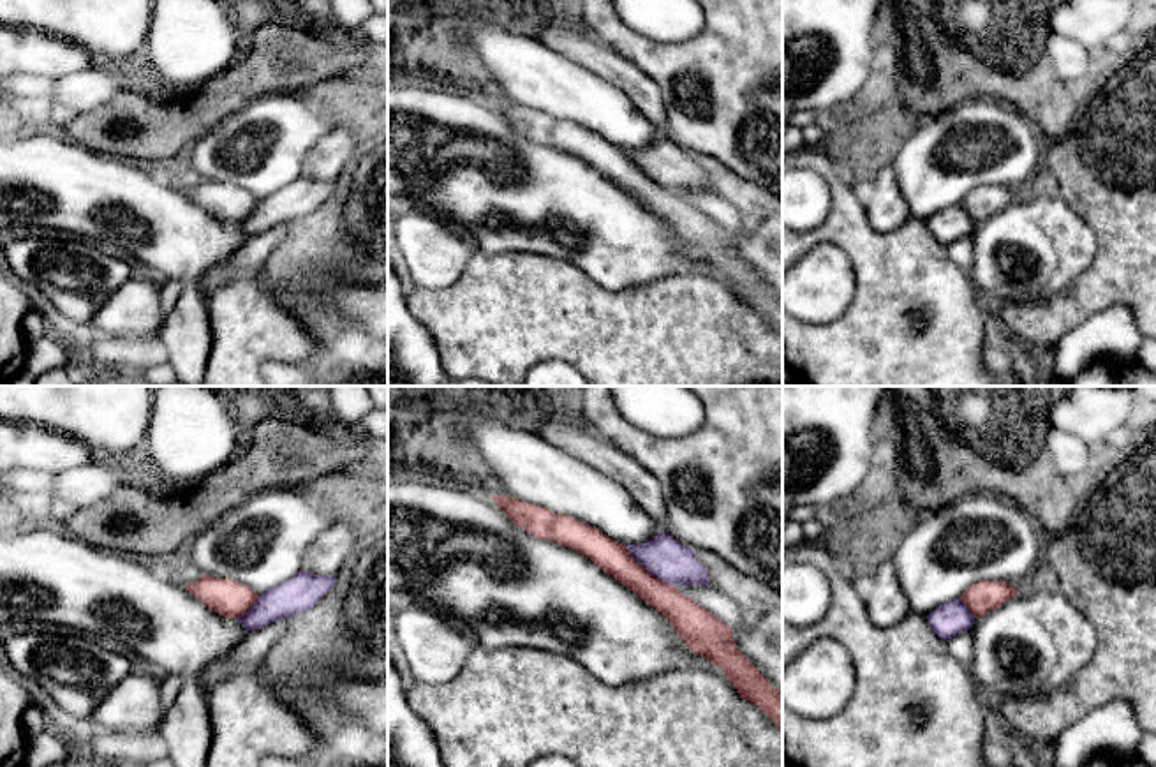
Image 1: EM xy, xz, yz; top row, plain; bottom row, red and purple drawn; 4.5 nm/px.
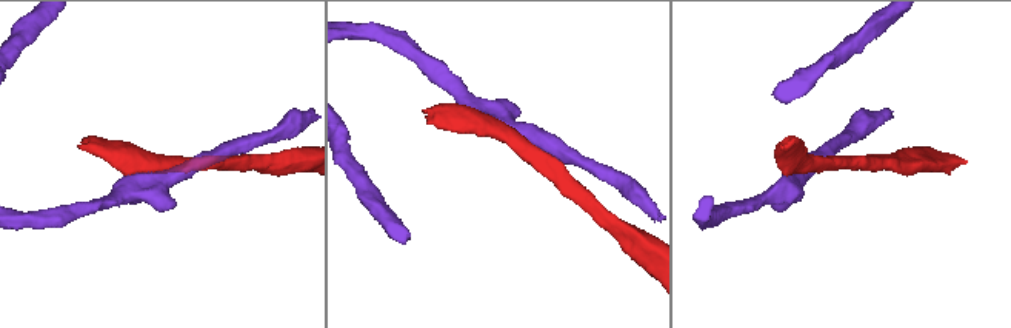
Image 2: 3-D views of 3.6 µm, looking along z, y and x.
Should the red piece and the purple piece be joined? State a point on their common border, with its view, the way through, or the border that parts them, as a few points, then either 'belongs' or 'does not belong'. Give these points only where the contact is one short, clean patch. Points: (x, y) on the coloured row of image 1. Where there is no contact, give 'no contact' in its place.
contact xz (647, 572); belongs

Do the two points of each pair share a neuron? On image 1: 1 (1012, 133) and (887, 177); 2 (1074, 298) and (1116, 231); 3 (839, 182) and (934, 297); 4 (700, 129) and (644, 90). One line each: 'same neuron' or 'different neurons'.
1: different neurons
2: same neuron
3: same neuron
4: different neurons

